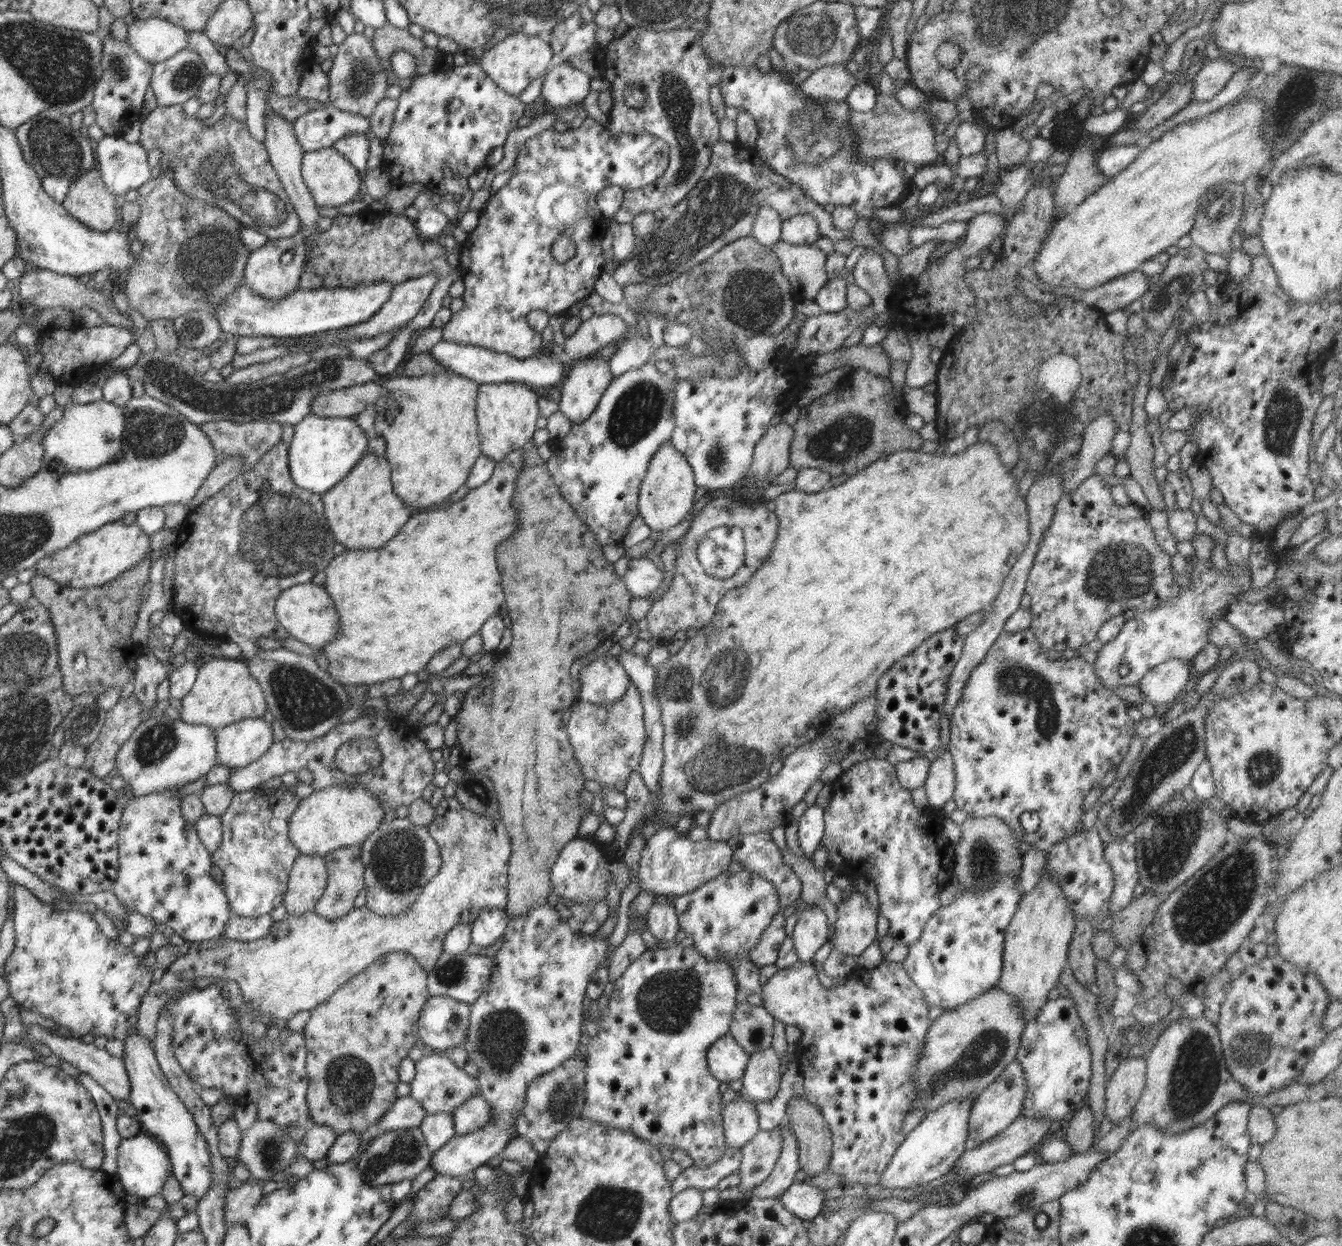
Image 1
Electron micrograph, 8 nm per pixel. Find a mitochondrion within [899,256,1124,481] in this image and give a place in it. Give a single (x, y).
(1049, 430)

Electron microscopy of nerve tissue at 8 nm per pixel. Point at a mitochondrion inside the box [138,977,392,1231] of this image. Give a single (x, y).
(350, 1080)

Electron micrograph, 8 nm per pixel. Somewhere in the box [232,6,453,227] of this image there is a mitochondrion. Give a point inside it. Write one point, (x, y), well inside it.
(361, 76)

